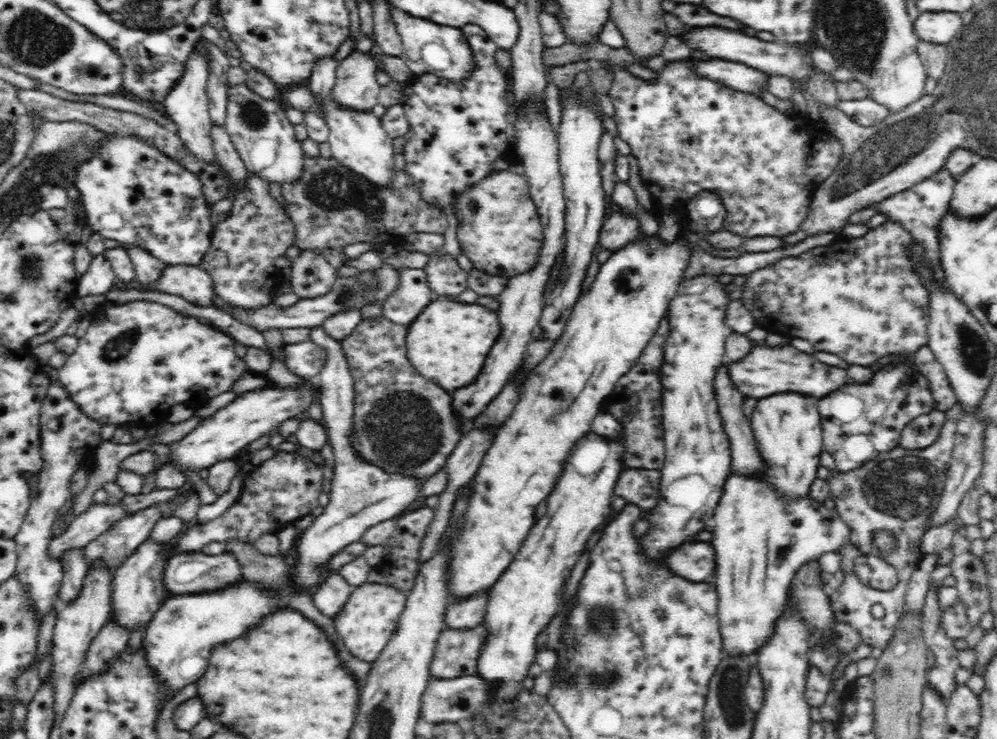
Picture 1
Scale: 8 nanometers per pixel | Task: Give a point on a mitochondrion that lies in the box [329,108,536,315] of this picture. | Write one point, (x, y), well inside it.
(349, 293)

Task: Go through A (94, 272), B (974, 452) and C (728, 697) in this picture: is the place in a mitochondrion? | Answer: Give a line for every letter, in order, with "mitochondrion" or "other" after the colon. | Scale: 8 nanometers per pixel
A: other
B: other
C: mitochondrion

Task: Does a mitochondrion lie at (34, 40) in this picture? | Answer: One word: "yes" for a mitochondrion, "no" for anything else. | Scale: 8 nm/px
yes

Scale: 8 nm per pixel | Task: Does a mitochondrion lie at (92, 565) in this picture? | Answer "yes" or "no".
no

